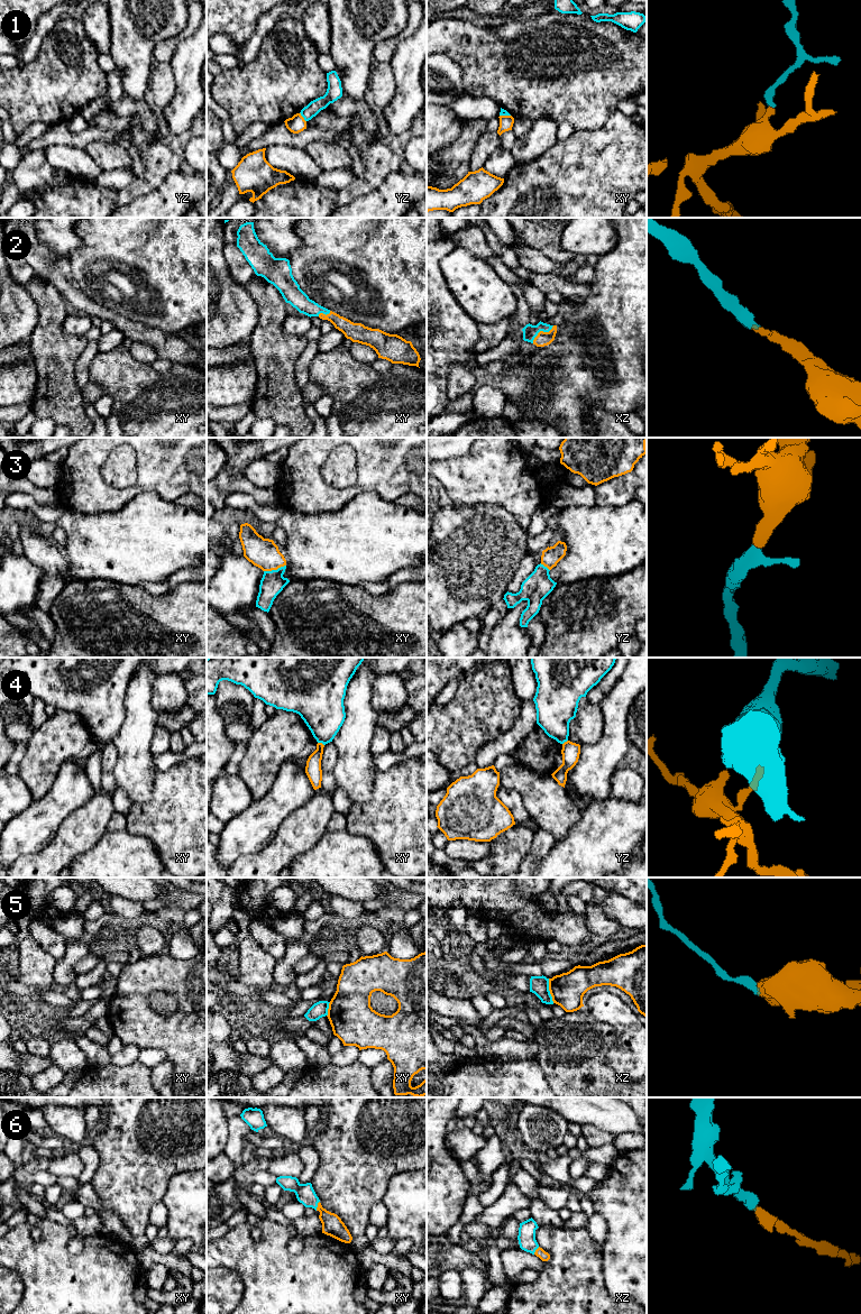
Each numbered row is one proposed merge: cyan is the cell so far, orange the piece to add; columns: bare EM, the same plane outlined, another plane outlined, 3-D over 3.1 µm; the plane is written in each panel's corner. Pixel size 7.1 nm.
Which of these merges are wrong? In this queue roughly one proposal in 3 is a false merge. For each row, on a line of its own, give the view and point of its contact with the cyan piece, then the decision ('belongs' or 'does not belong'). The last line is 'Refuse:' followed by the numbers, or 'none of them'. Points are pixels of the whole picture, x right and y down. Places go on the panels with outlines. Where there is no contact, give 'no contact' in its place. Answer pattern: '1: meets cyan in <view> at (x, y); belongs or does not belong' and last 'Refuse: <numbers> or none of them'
1: meets cyan in yz at (302, 116); does not belong
2: meets cyan in xz at (541, 330); belongs
3: meets cyan in xy at (274, 570); belongs
4: meets cyan in xy at (321, 742); does not belong
5: meets cyan in xz at (549, 991); does not belong
6: meets cyan in xy at (317, 1205); belongs
Refuse: 1, 4, 5

